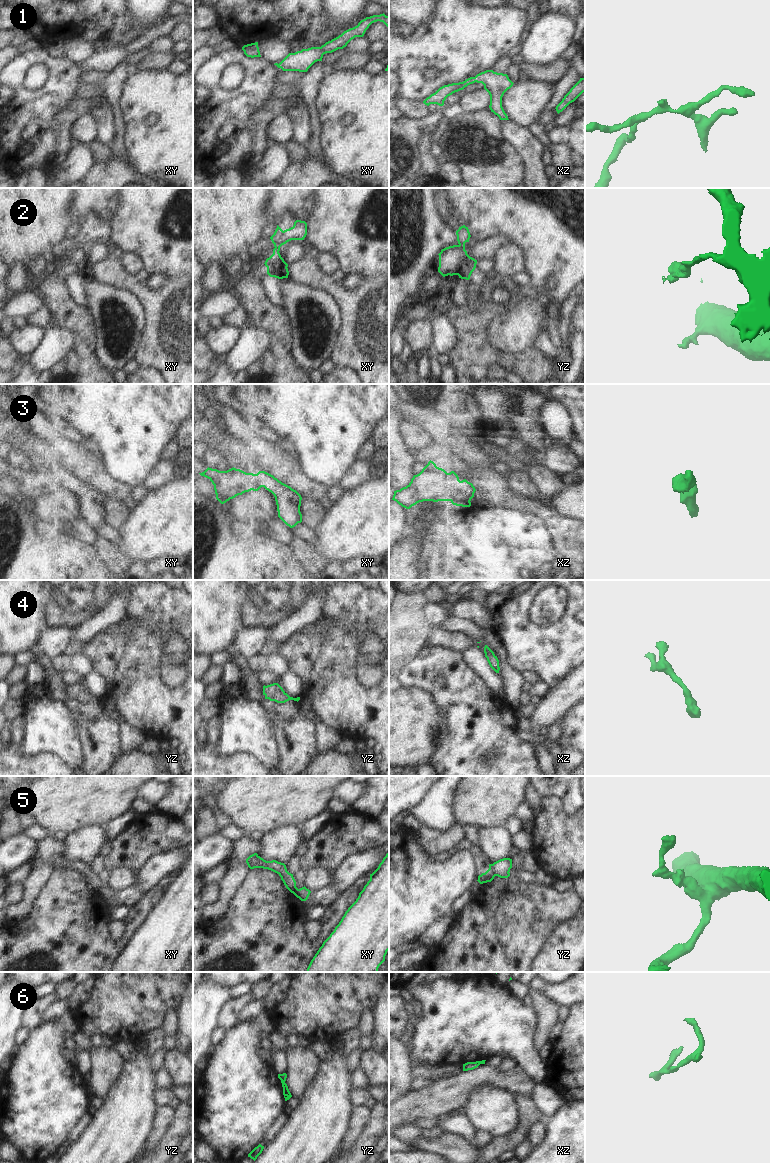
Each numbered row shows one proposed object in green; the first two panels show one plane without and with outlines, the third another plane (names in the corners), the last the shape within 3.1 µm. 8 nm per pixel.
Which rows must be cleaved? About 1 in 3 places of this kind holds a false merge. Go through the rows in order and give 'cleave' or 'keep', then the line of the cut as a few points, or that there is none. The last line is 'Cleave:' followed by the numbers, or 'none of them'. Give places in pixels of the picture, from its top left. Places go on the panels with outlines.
1: keep; no cut
2: cleave; cut in yz along (459, 244), (464, 248)
3: keep; no cut
4: keep; no cut
5: cleave; cut in xy along (288, 872), (279, 874)
6: cleave; cut in yz along (284, 1082), (282, 1085)
Cleave: 2, 5, 6

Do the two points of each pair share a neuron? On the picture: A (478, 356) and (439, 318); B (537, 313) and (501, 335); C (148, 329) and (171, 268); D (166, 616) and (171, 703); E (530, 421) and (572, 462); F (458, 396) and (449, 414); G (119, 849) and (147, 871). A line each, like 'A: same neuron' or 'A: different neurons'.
A: different neurons
B: same neuron
C: different neurons
D: same neuron
E: same neuron
F: different neurons
G: different neurons

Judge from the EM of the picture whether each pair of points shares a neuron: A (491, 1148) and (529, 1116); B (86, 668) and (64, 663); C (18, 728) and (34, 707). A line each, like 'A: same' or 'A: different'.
A: same
B: same
C: different

